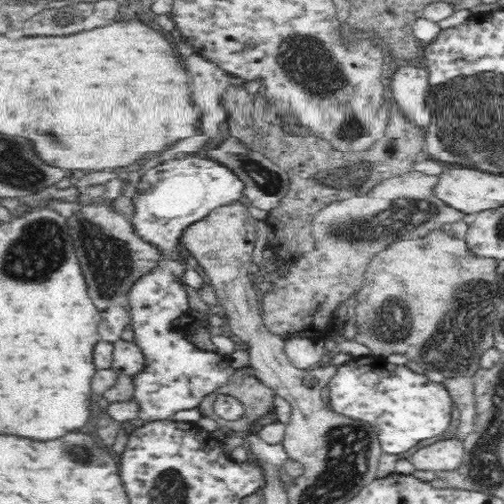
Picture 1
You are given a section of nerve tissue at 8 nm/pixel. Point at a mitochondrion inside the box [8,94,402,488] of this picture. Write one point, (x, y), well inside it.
(110, 261)

